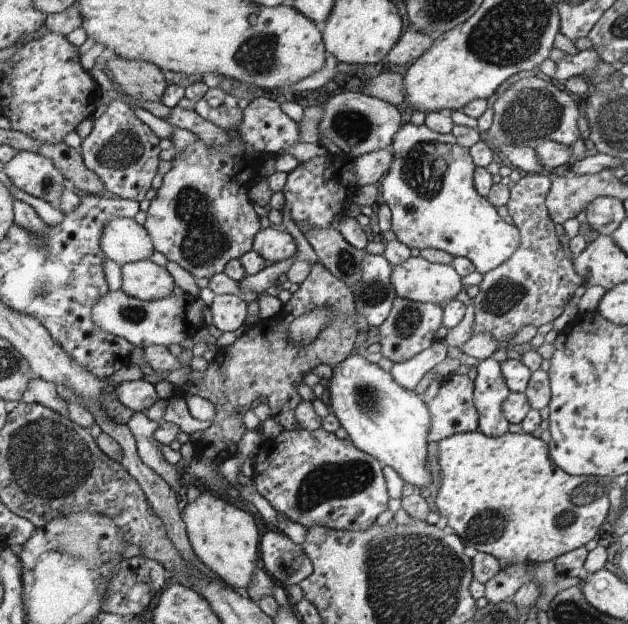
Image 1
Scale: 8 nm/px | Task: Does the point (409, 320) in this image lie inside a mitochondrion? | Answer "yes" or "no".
yes

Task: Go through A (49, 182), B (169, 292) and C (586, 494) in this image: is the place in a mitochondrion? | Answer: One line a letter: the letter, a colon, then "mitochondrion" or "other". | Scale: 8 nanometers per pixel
A: mitochondrion
B: other
C: mitochondrion

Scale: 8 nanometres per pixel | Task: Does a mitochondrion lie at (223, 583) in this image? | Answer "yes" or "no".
no

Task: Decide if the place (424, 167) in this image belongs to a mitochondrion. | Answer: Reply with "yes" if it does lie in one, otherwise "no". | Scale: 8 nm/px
yes

